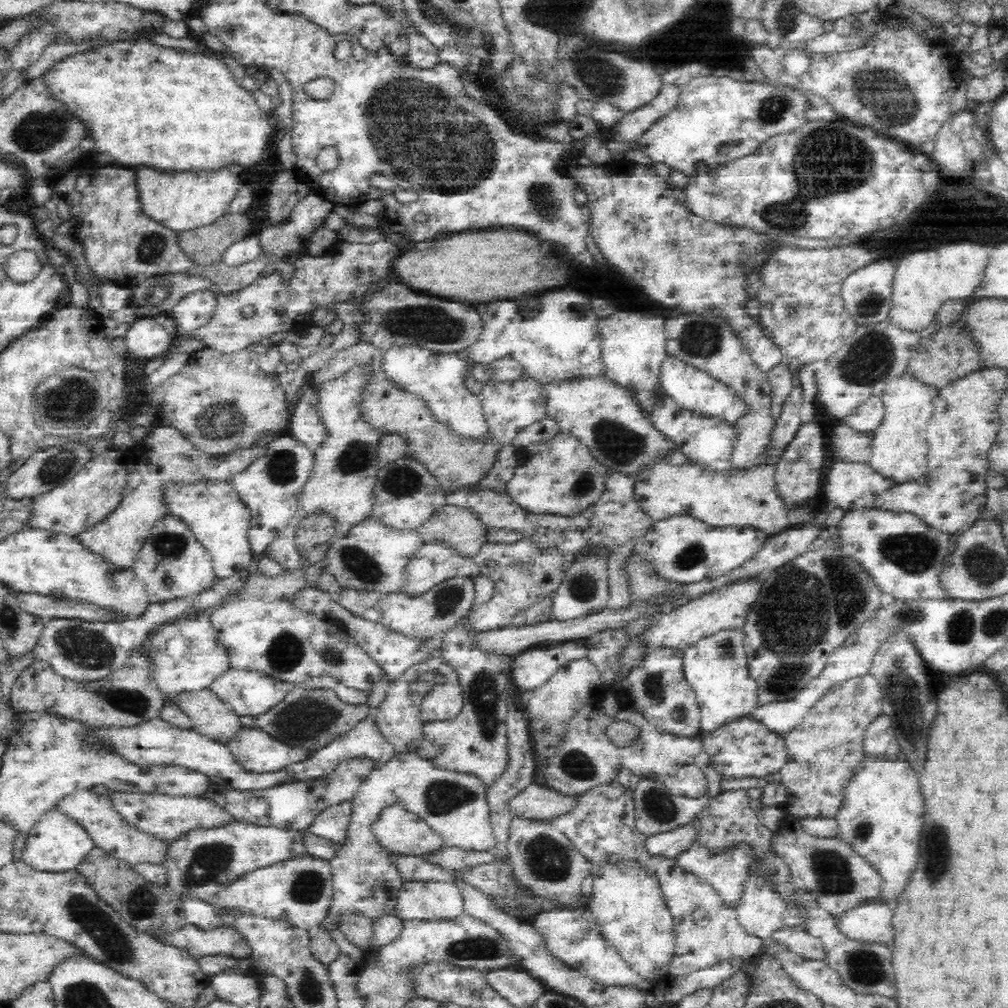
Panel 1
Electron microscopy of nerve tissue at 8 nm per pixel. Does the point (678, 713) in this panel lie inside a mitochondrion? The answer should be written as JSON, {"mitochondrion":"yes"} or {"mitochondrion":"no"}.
{"mitochondrion":"yes"}

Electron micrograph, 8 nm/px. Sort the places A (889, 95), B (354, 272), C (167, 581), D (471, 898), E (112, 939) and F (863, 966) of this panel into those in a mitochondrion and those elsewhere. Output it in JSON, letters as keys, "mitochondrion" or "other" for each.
{"A":"mitochondrion","B":"mitochondrion","C":"mitochondrion","D":"other","E":"mitochondrion","F":"mitochondrion"}

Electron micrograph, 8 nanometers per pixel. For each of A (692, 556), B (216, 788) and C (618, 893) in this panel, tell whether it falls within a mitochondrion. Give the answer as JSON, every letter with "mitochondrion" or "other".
{"A":"mitochondrion","B":"other","C":"other"}

